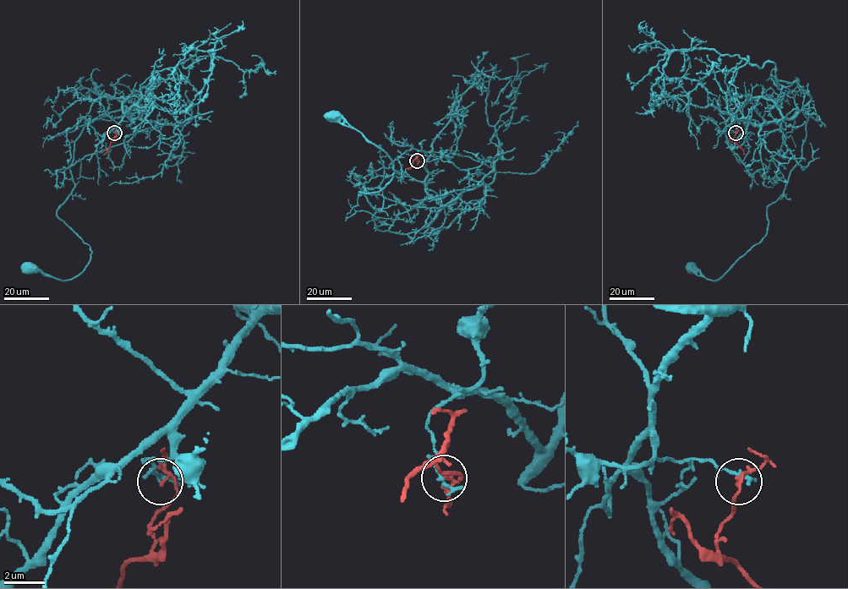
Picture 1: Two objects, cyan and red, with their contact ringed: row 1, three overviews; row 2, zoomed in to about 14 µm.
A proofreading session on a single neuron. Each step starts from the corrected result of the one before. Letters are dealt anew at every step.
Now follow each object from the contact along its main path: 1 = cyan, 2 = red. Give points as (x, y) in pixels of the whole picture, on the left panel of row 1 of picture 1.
1: (115, 133), (123, 97), (139, 117), (85, 126), (57, 210), (90, 261), (69, 280), (29, 269)
2: (115, 133), (113, 140), (103, 155)

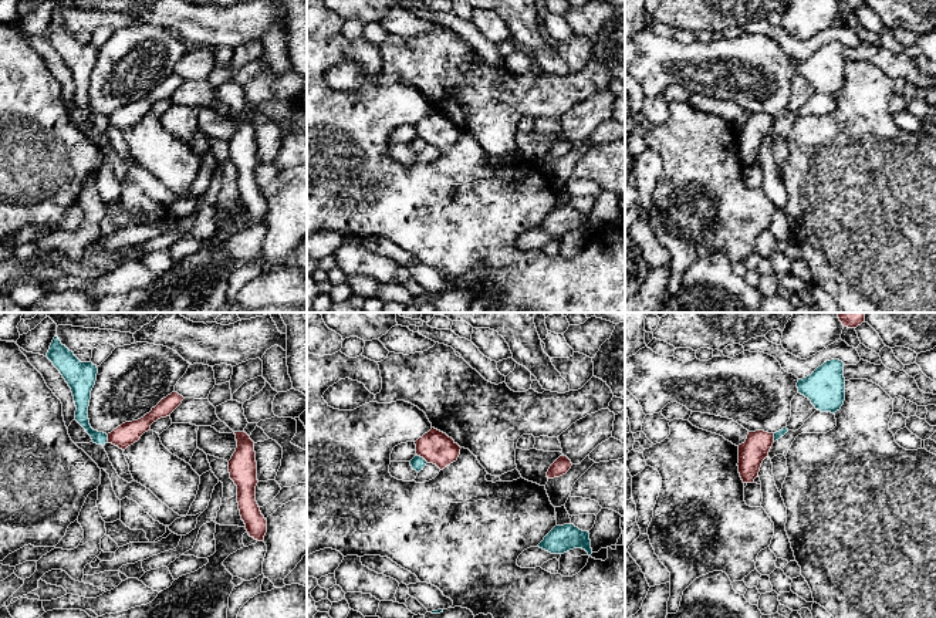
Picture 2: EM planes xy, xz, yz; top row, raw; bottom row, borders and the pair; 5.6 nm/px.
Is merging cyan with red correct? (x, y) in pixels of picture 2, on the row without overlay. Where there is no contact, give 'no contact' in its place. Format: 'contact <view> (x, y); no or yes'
contact xz (422, 139); no

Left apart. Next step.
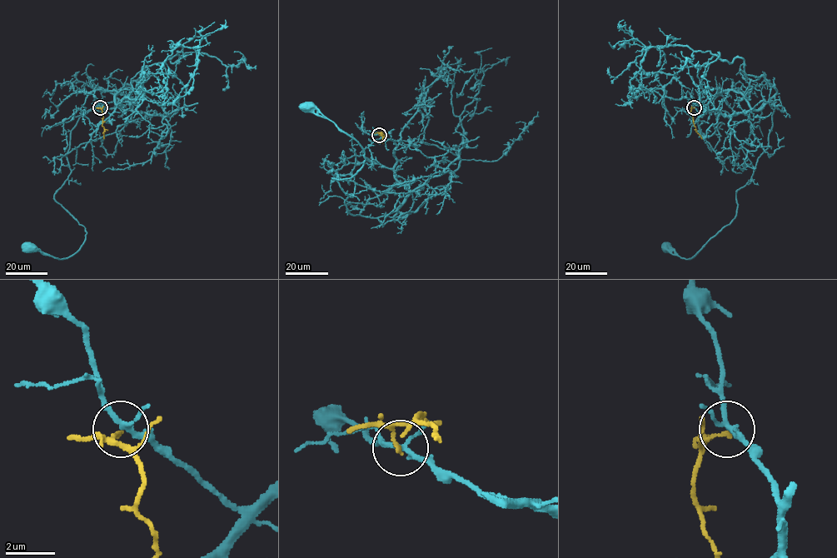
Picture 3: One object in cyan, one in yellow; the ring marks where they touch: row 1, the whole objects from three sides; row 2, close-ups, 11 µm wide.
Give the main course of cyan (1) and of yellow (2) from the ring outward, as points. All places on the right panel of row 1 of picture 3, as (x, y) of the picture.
1: (694, 107), (698, 113), (726, 90), (754, 109), (774, 106), (735, 216), (691, 258), (665, 249)
2: (694, 107), (691, 110), (693, 122), (702, 138)

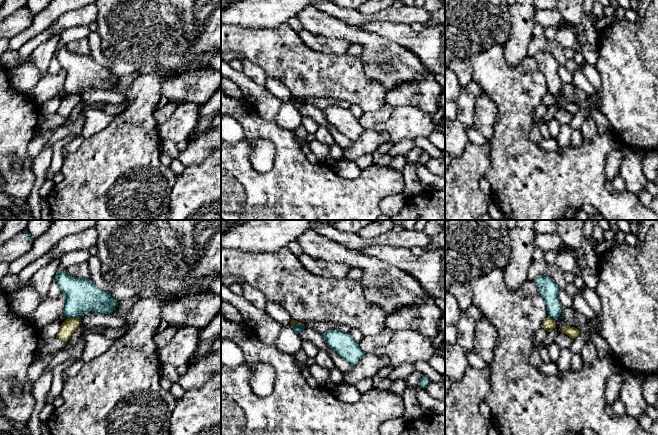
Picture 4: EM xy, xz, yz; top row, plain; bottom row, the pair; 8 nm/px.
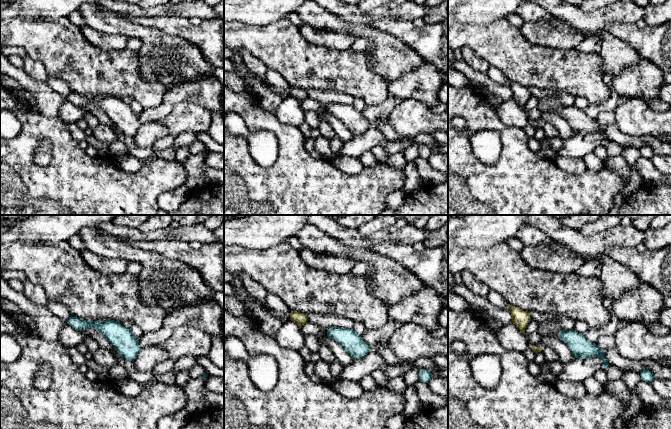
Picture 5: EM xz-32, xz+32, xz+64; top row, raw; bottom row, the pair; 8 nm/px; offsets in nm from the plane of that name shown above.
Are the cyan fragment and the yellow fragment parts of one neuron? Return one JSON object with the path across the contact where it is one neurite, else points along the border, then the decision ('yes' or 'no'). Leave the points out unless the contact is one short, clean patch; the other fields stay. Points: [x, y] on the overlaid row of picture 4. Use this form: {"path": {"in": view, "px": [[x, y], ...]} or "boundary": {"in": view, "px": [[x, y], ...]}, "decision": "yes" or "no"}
{"boundary": {"in": "xy", "px": [[67, 317], [80, 318]]}, "decision": "no"}

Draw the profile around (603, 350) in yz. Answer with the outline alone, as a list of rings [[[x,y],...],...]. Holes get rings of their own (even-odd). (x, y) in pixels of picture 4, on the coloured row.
[[[598,331],[591,332],[590,338],[594,344],[599,358],[611,356],[611,349],[606,340],[599,334]]]

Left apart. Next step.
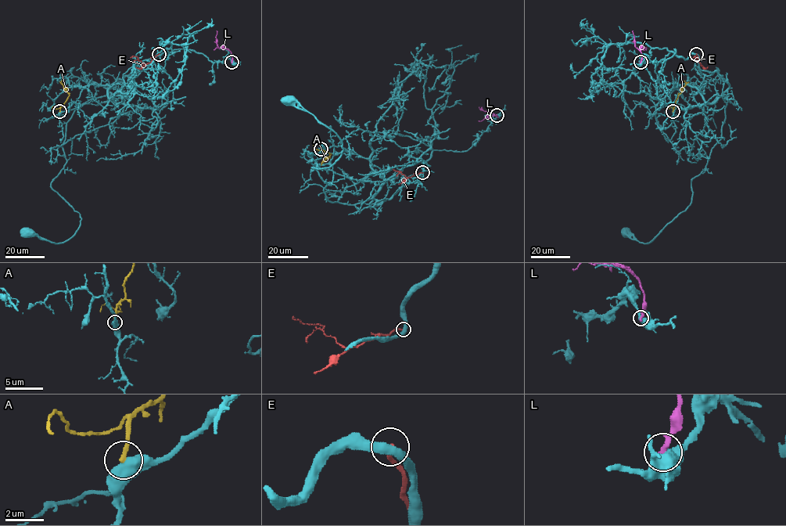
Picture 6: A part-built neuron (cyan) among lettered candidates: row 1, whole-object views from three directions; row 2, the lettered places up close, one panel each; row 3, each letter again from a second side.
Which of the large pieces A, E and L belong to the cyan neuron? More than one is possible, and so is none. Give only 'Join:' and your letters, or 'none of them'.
Join: none of them

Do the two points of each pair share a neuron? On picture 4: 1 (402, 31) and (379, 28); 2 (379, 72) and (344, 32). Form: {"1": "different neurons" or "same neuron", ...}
{"1": "same neuron", "2": "same neuron"}

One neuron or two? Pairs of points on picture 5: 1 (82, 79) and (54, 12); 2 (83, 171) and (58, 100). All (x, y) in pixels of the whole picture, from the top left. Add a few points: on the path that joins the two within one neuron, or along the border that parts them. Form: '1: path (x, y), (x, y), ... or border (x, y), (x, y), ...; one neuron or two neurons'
1: border (66, 16), (52, 20), (33, 18); two neurons
2: border (38, 112), (45, 116), (56, 118); two neurons

